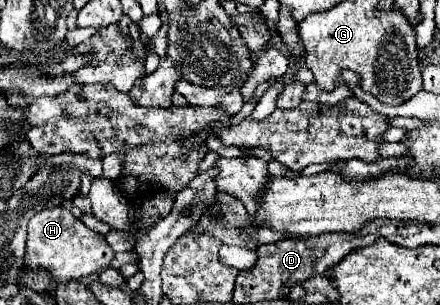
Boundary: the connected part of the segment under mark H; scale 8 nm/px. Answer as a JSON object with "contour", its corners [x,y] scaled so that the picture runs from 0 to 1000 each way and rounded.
{"contour":[[[143,675],[98,682],[66,721],[57,866],[66,879],[102,879],[134,925],[157,925],[161,911],[189,911],[198,898],[225,892],[252,872],[257,846],[261,846],[261,826],[243,800],[239,774],[198,748],[180,715],[170,715]]]}

